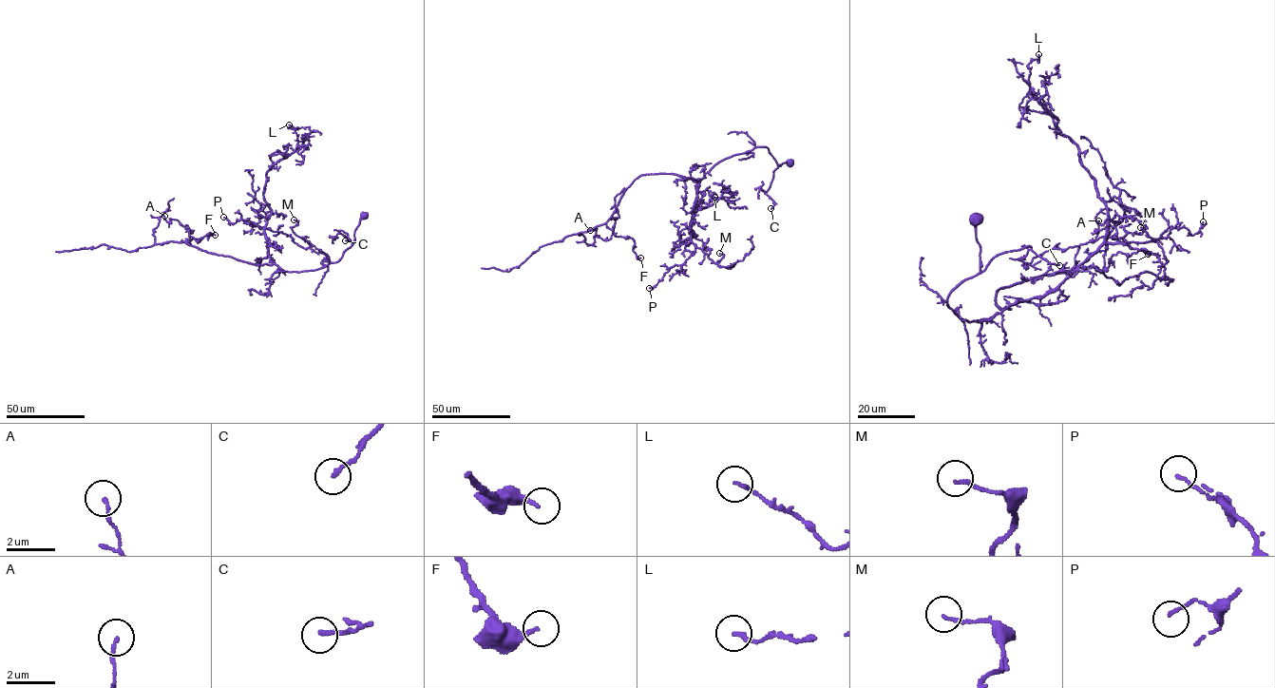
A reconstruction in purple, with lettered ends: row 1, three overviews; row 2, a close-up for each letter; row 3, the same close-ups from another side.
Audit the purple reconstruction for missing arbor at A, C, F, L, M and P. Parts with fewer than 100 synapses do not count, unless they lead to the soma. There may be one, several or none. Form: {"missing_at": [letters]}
{"missing_at": []}

